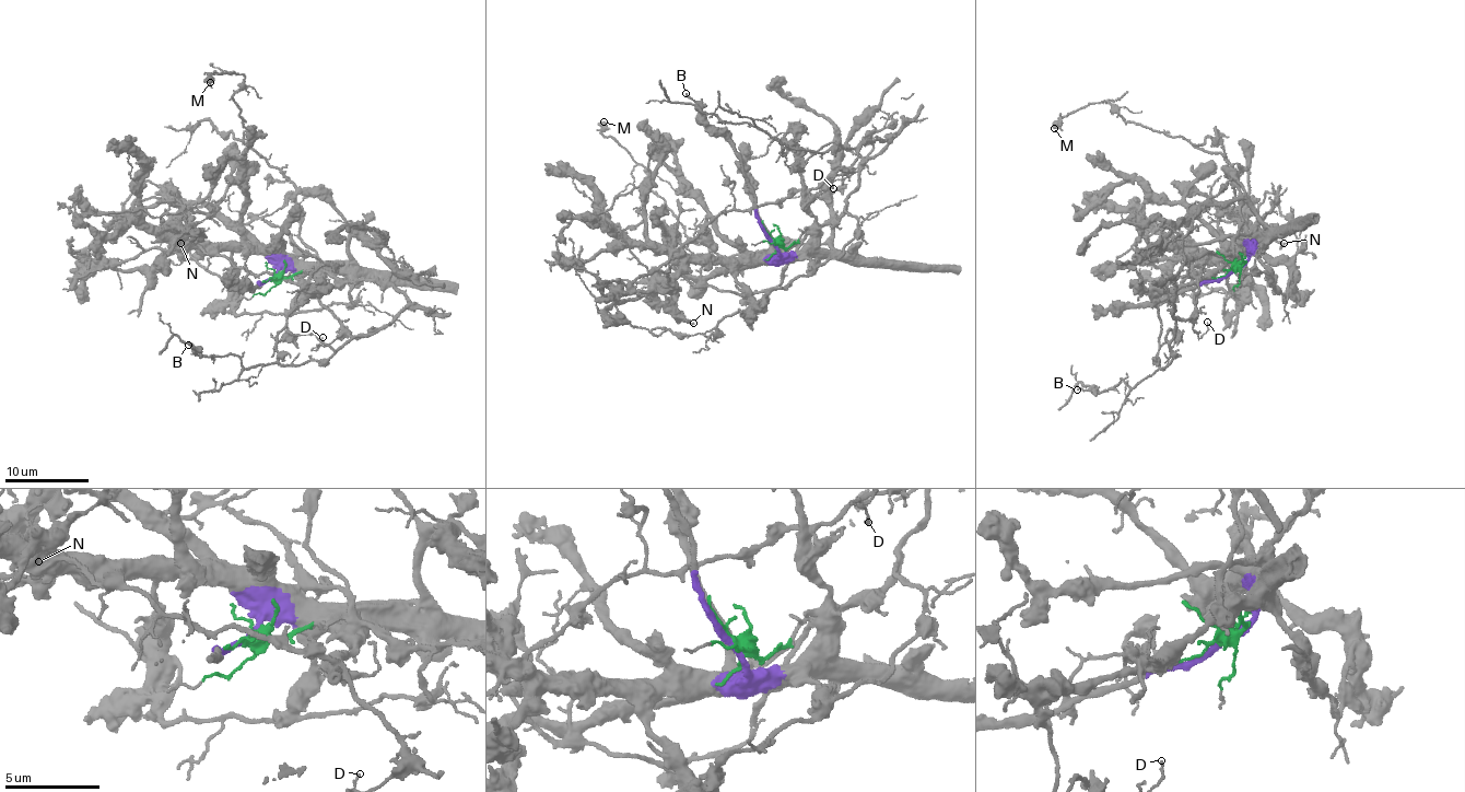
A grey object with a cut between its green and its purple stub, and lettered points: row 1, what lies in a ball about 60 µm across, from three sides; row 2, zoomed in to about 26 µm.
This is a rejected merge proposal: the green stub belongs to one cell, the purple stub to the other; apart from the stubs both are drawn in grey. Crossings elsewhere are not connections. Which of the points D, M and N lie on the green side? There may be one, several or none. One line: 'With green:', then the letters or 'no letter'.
With green: D, M

